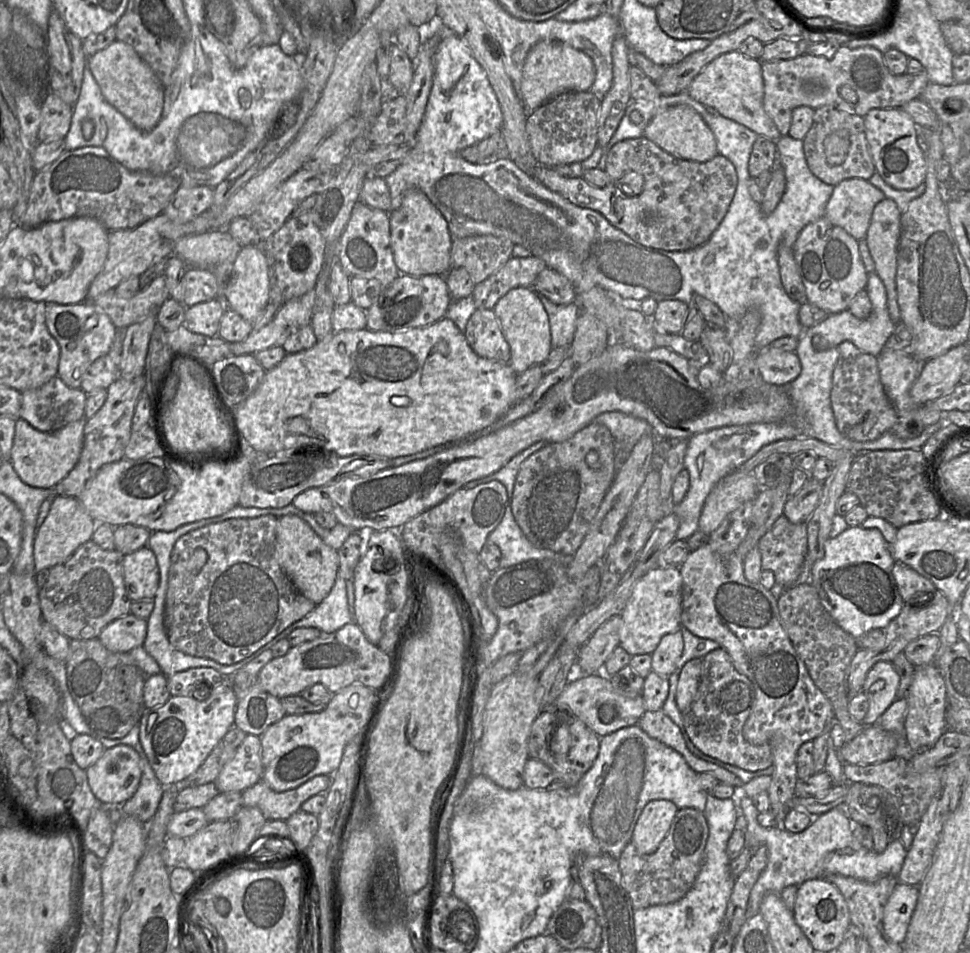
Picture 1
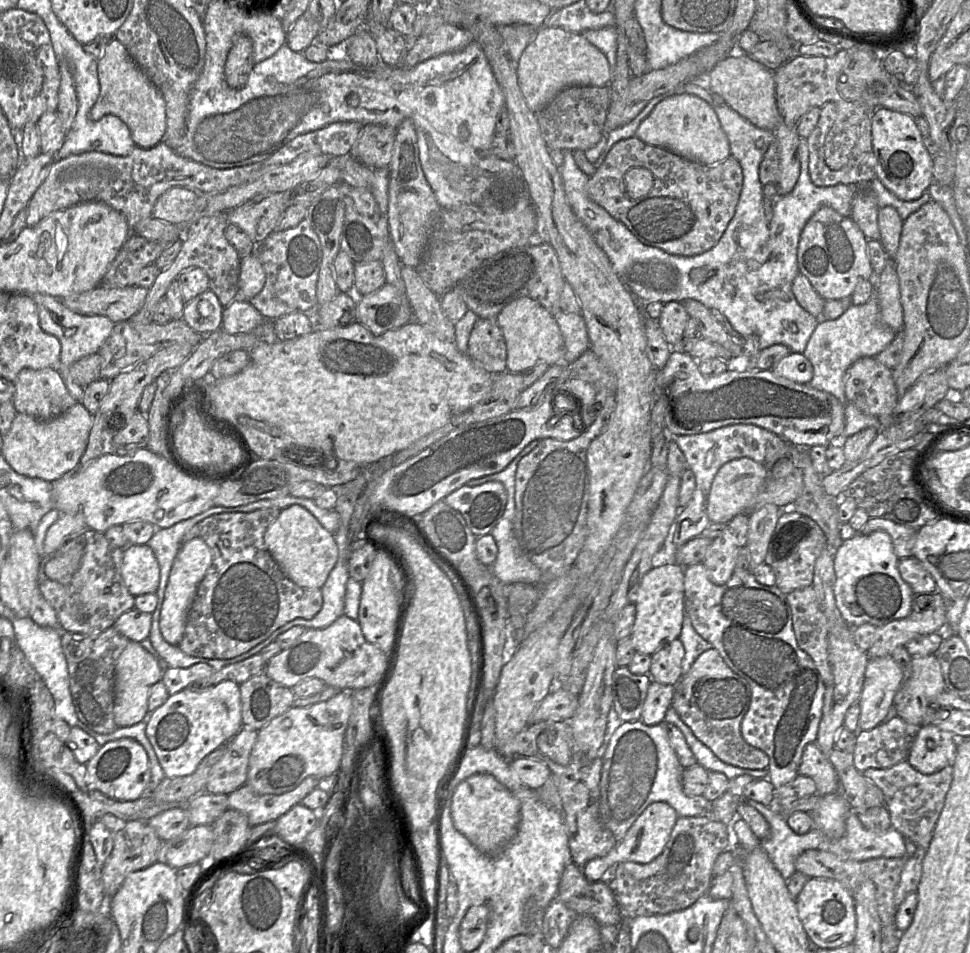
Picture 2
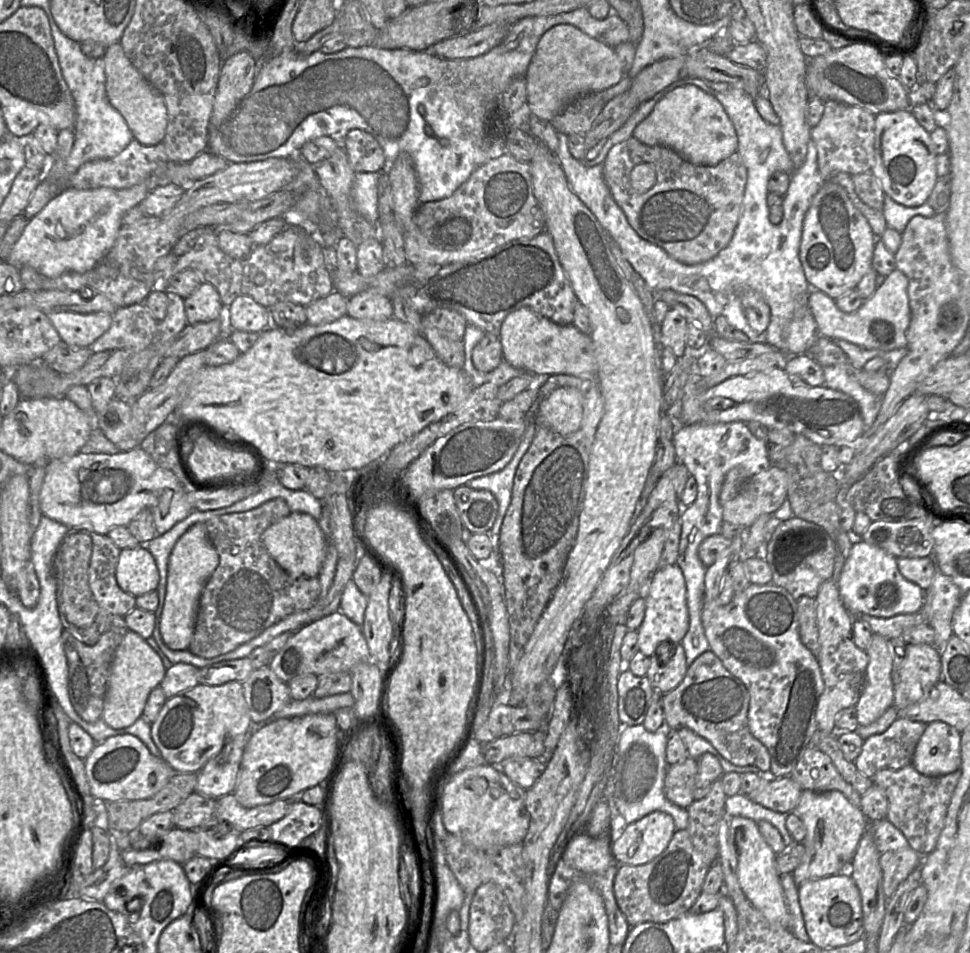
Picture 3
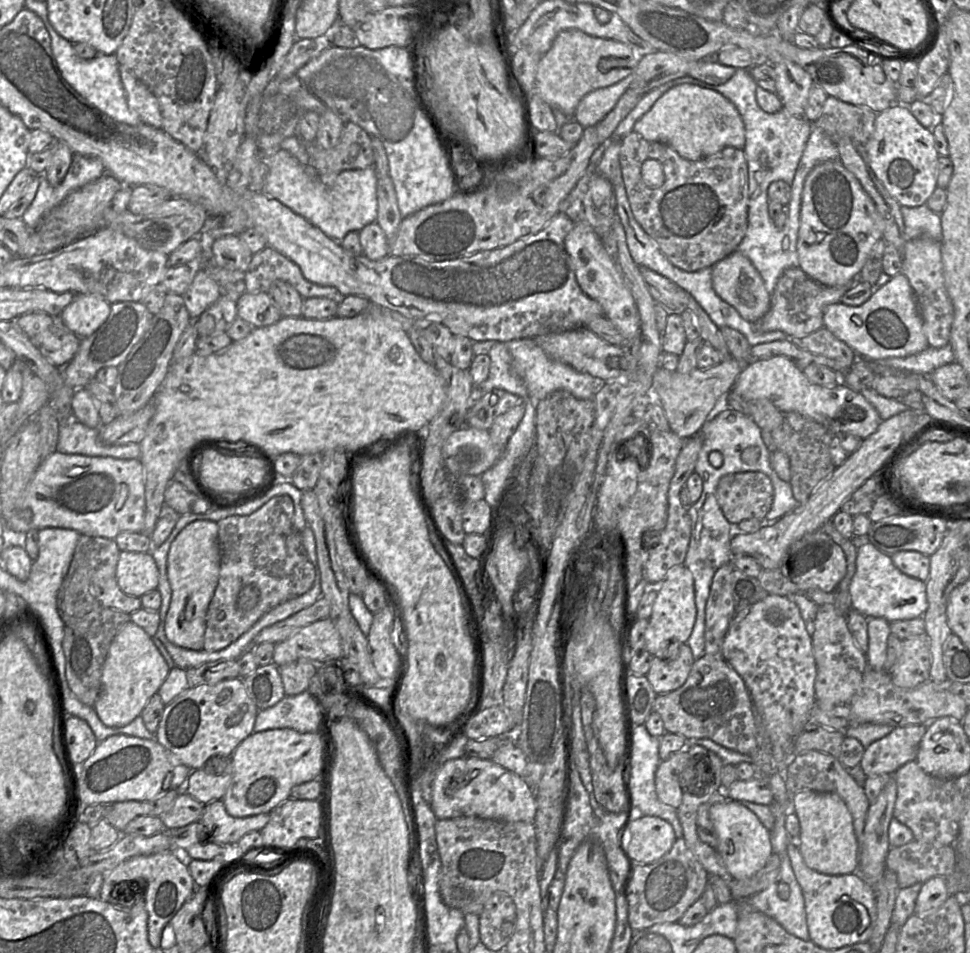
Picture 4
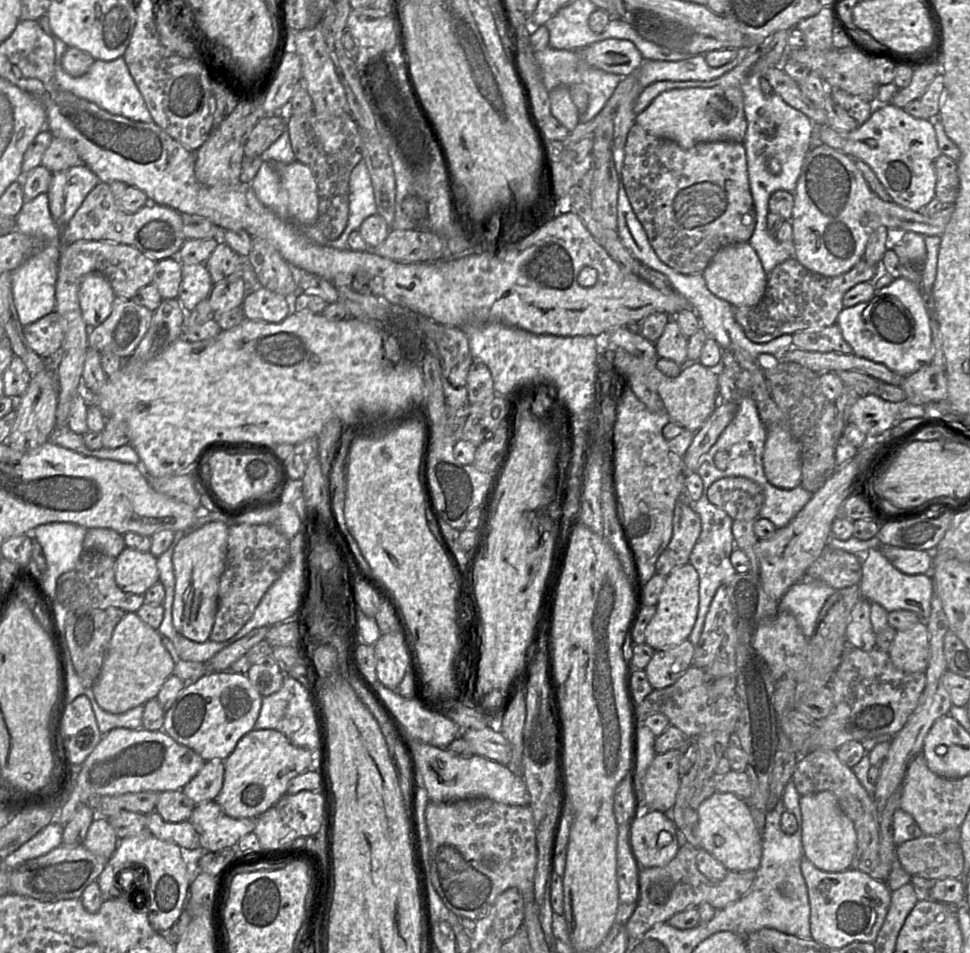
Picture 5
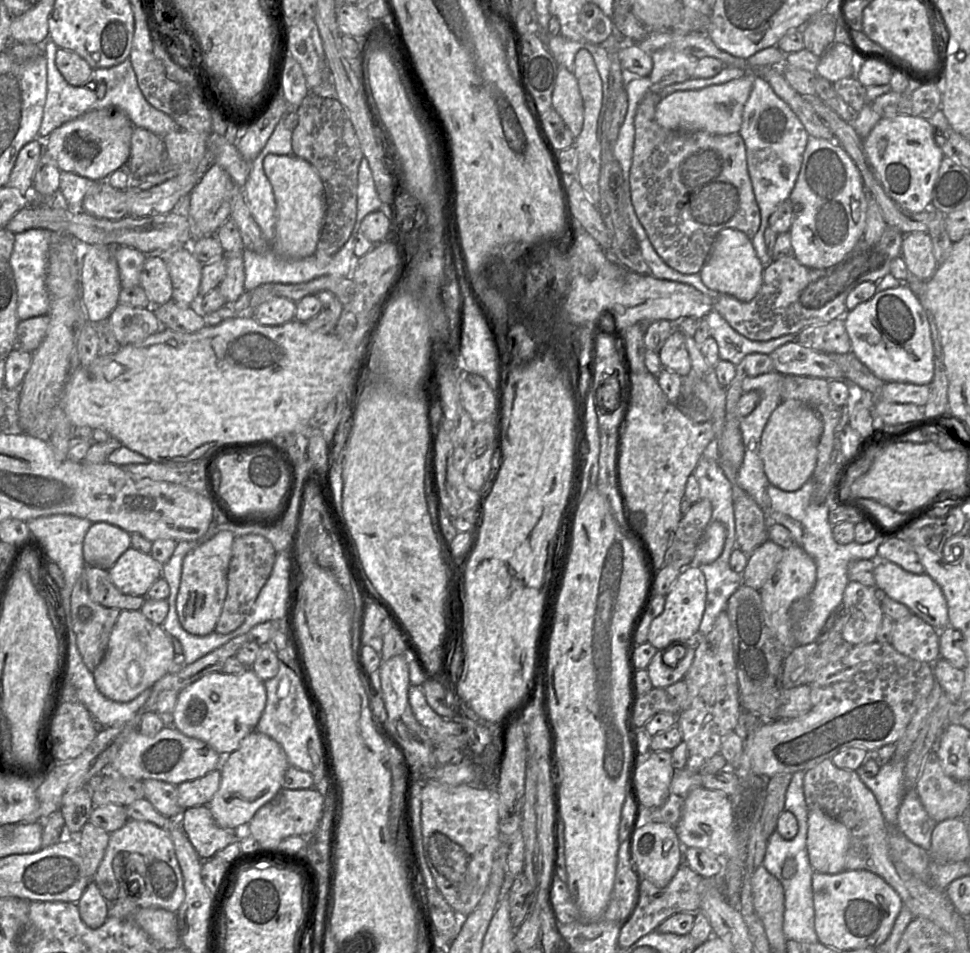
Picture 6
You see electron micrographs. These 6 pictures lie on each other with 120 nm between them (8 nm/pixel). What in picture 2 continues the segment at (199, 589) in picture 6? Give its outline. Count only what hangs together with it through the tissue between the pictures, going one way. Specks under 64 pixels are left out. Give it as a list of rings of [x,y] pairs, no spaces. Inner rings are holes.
[[[194,538],[182,544],[172,566],[164,602],[160,612],[160,631],[169,644],[179,646],[183,639],[188,614],[195,599],[198,586],[204,578],[212,563],[212,552],[206,542],[201,538]]]

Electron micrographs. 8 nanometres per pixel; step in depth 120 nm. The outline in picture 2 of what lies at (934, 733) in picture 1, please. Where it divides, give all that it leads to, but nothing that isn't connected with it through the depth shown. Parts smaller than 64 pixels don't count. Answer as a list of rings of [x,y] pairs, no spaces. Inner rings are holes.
[[[936,654],[912,656],[912,672],[908,687],[896,705],[898,717],[913,725],[924,725],[930,702],[946,690],[941,666]]]

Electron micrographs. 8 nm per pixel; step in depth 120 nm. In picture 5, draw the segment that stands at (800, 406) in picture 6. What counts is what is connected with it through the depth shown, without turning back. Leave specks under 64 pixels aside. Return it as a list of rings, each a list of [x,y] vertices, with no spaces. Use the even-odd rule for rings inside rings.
[[[767,429],[763,467],[768,481],[778,488],[792,489],[801,484],[801,446],[789,431]]]

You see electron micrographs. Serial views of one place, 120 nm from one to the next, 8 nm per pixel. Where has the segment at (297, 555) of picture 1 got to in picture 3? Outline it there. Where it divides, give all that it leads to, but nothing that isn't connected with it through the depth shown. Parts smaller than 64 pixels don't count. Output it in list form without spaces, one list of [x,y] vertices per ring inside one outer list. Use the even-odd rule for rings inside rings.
[[[292,512],[267,528],[262,542],[277,564],[292,577],[318,577],[326,556],[327,540],[318,522],[308,514]]]

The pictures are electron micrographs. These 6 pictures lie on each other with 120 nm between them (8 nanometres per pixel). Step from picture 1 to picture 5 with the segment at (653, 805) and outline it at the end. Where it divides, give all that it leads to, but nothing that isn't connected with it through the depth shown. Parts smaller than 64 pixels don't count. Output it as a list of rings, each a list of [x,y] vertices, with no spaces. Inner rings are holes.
[[[644,809],[634,821],[630,844],[641,868],[662,867],[677,854],[677,827],[669,815]]]

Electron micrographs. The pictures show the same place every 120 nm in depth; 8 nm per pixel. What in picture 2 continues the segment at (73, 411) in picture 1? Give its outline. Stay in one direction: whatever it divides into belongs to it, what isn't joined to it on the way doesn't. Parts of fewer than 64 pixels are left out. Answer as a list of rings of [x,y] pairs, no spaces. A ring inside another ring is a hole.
[[[57,367],[24,368],[13,383],[15,394],[12,401],[17,413],[40,421],[52,420],[77,403]]]

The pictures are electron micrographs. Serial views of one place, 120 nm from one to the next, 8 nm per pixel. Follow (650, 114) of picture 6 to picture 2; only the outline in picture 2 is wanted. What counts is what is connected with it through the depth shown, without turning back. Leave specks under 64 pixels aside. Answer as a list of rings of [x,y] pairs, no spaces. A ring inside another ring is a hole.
[[[633,136],[612,146],[601,166],[589,177],[585,190],[589,199],[623,223],[644,245],[659,248],[671,255],[690,257],[702,254],[718,243],[735,213],[742,186],[742,168],[733,155],[718,164],[704,165],[687,160],[665,148],[646,144]],[[633,167],[646,168],[653,175],[651,190],[638,199],[628,196],[624,182],[625,173]]]

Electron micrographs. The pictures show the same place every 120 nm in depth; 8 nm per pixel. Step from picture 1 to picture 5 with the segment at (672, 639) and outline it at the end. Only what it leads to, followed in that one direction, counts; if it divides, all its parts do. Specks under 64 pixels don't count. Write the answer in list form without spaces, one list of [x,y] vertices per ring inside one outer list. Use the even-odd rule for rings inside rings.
[[[687,639],[678,646],[655,651],[645,668],[647,679],[654,689],[664,689],[677,680],[693,664],[695,646]]]

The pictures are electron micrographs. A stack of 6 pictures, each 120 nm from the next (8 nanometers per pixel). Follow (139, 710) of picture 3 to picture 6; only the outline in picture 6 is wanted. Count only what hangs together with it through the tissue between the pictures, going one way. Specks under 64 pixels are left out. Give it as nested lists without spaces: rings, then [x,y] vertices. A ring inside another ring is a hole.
[[[122,610],[110,635],[105,655],[93,672],[98,690],[110,700],[126,703],[152,688],[168,674],[175,657],[172,638],[162,625],[151,622],[140,610]]]

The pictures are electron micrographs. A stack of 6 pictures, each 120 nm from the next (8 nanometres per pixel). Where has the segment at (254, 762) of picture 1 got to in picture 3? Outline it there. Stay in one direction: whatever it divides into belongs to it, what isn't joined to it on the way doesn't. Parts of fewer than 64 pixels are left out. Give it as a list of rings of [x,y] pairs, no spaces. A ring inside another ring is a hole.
[[[251,732],[243,733],[234,737],[204,765],[198,772],[195,792],[212,799],[233,793],[250,734]]]

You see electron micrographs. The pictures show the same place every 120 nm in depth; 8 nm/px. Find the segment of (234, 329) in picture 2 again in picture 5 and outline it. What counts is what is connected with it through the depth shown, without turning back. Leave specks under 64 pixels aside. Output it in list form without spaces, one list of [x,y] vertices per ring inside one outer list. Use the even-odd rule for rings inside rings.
[[[260,286],[244,298],[241,309],[246,319],[279,323],[291,314],[292,301]]]

